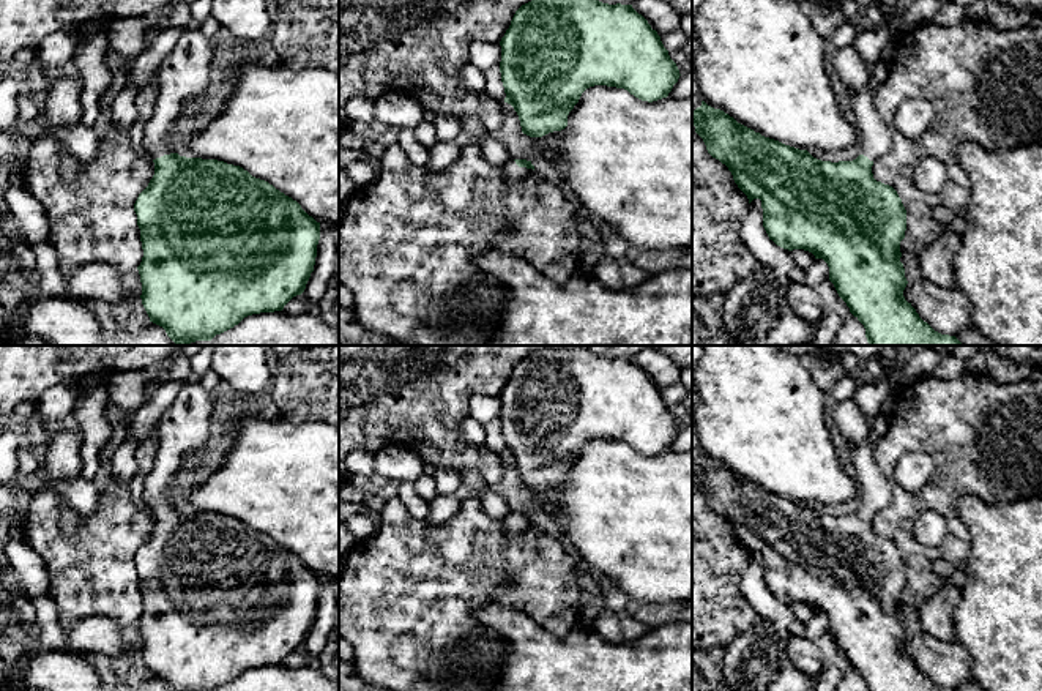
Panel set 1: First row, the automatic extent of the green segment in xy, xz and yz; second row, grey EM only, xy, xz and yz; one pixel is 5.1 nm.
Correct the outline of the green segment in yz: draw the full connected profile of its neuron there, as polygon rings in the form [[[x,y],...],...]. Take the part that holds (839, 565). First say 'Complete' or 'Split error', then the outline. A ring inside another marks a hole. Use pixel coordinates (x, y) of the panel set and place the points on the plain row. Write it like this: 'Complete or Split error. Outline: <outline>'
Split error. Outline: [[[843,399],[835,401],[832,420],[848,440],[856,469],[854,480],[858,483],[861,508],[853,514],[831,516],[817,513],[807,503],[799,503],[755,486],[705,454],[692,464],[695,486],[703,492],[708,506],[728,521],[735,536],[747,549],[749,557],[754,552],[761,554],[763,581],[769,593],[788,604],[809,604],[815,612],[823,612],[828,617],[829,634],[850,661],[850,666],[864,678],[865,691],[955,691],[935,685],[903,650],[908,634],[900,615],[900,595],[905,592],[906,563],[897,544],[889,538],[876,535],[872,527],[873,516],[892,500],[891,484],[873,456],[875,442],[870,440],[873,418],[867,416],[853,399]]]

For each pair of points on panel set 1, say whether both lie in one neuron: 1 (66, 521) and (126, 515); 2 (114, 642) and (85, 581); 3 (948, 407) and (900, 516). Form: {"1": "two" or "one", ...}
{"1": "two", "2": "two", "3": "one"}

